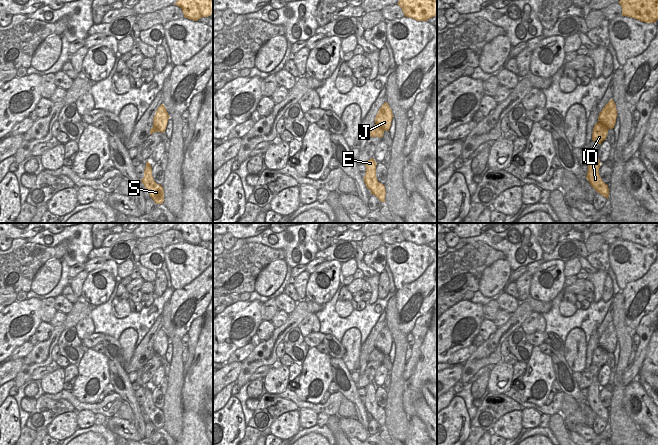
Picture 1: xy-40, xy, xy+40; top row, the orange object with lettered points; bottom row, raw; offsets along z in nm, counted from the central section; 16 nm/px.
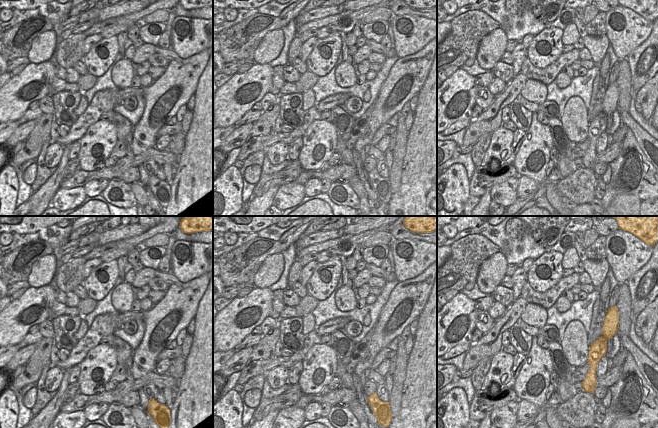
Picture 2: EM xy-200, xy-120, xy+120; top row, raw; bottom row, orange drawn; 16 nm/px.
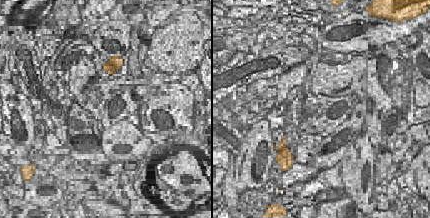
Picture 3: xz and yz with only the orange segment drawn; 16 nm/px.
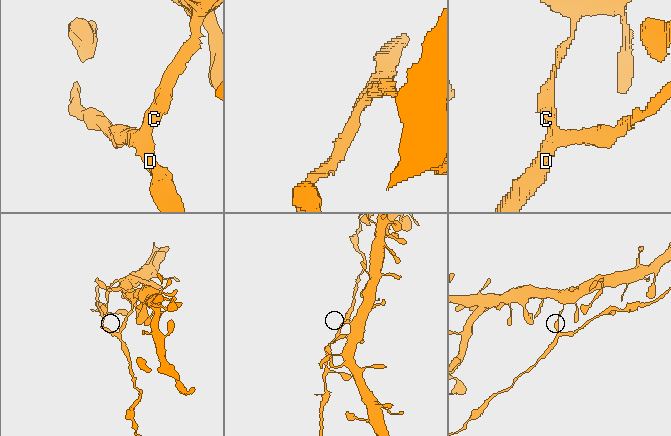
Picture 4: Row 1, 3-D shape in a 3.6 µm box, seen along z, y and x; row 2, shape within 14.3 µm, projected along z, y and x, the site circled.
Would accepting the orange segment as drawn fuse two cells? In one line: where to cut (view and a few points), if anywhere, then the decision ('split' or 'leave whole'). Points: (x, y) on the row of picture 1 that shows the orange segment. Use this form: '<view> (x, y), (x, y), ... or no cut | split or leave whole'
xy+40 (599, 121), (608, 128) | split

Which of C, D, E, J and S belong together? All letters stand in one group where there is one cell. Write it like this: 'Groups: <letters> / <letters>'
Groups: C D E S / J.

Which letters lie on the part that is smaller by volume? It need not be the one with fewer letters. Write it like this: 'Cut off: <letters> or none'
Cut off: C, D, E, S.

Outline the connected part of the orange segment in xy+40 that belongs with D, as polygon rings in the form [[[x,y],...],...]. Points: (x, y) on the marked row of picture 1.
[[[594,152],[592,160],[587,164],[588,172],[586,178],[591,186],[596,190],[596,192],[600,193],[602,196],[608,199],[609,188],[608,185],[602,181],[599,175],[600,164],[601,162],[599,161],[597,152]]]

